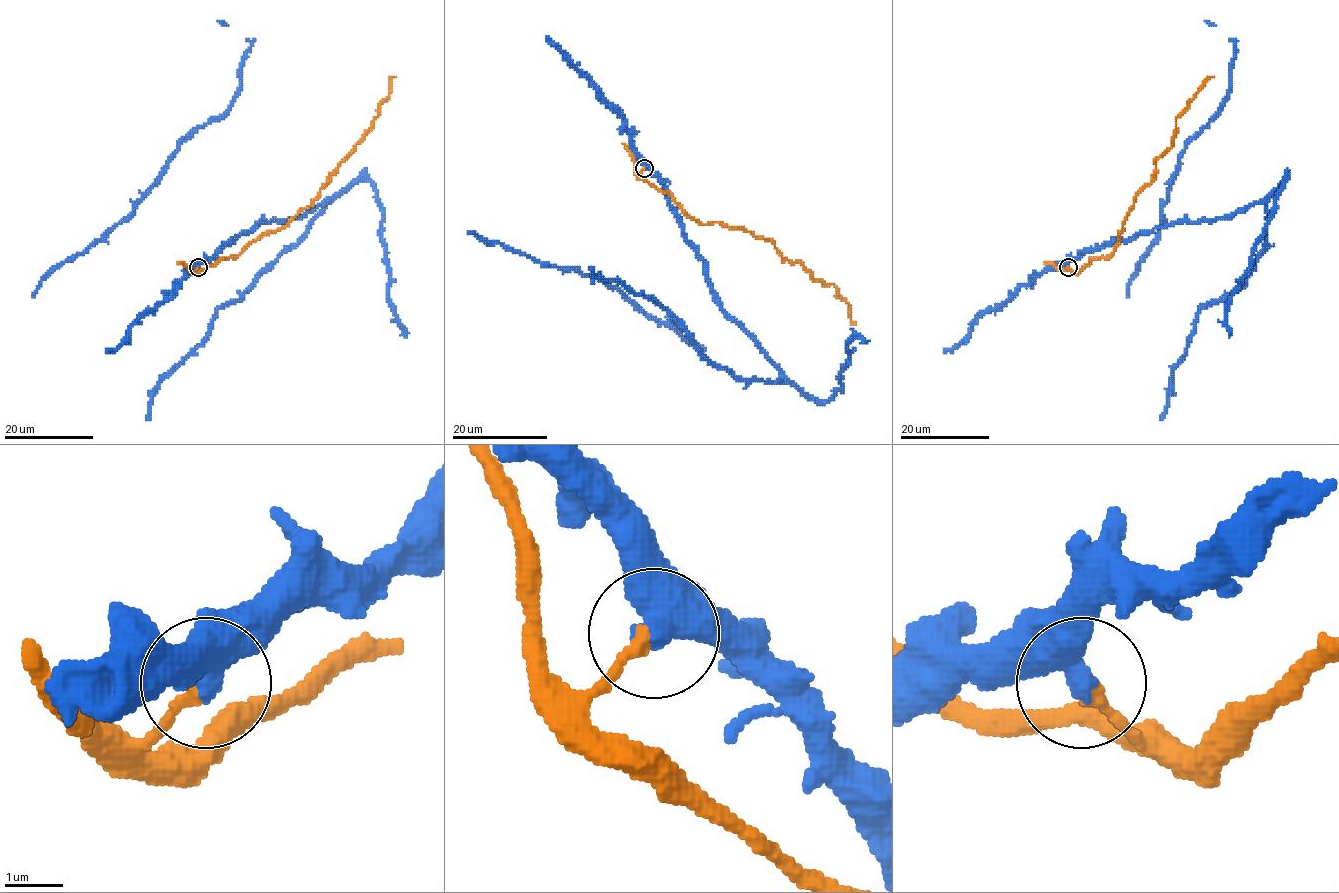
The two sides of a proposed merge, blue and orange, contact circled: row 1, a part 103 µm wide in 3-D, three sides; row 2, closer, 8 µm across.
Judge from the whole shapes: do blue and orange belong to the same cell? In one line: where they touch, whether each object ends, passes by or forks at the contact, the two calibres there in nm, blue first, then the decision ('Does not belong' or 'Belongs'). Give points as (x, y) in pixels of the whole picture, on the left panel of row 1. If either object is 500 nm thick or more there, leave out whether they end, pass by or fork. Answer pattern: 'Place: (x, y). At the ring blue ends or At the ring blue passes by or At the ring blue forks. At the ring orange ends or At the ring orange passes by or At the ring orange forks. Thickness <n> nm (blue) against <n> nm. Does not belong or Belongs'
Place: (198, 267). Thickness 650 nm (blue) against 240 nm. Does not belong

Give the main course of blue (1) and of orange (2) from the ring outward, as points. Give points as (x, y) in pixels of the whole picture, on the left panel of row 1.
1: (198, 266), (259, 222), (297, 220), (325, 202), (309, 230), (217, 311), (210, 333), (161, 381), (148, 420)
2: (198, 266), (194, 272), (236, 258), (306, 209), (370, 128), (395, 77)

